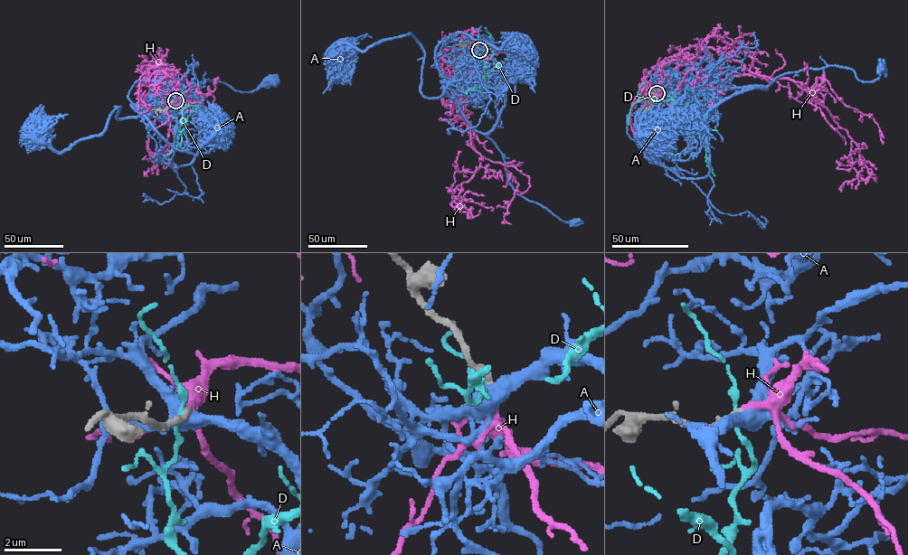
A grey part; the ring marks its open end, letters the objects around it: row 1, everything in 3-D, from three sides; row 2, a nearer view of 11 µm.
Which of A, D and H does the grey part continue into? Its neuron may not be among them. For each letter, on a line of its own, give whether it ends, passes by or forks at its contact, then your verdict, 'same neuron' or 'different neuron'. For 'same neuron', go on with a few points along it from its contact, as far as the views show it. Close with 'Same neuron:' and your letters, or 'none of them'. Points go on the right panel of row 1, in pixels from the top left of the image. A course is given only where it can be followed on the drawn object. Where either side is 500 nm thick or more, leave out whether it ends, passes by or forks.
A: different neuron
D: it passes by; different neuron
H: it ends there; same neuron; it runs (657, 93), (666, 63), (687, 49), (709, 47), (808, 90), (847, 132), (852, 164), (848, 156), (866, 148)
Same neuron: H

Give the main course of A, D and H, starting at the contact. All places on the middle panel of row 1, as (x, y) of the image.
A: (479, 50), (511, 35), (506, 101), (486, 135), (509, 184), (574, 221)
D: (479, 49), (491, 48), (492, 58), (500, 64), (489, 72), (480, 87), (465, 94)
H: (479, 50), (487, 53), (466, 53), (471, 61), (461, 81), (461, 109), (480, 165), (451, 198), (491, 210)

